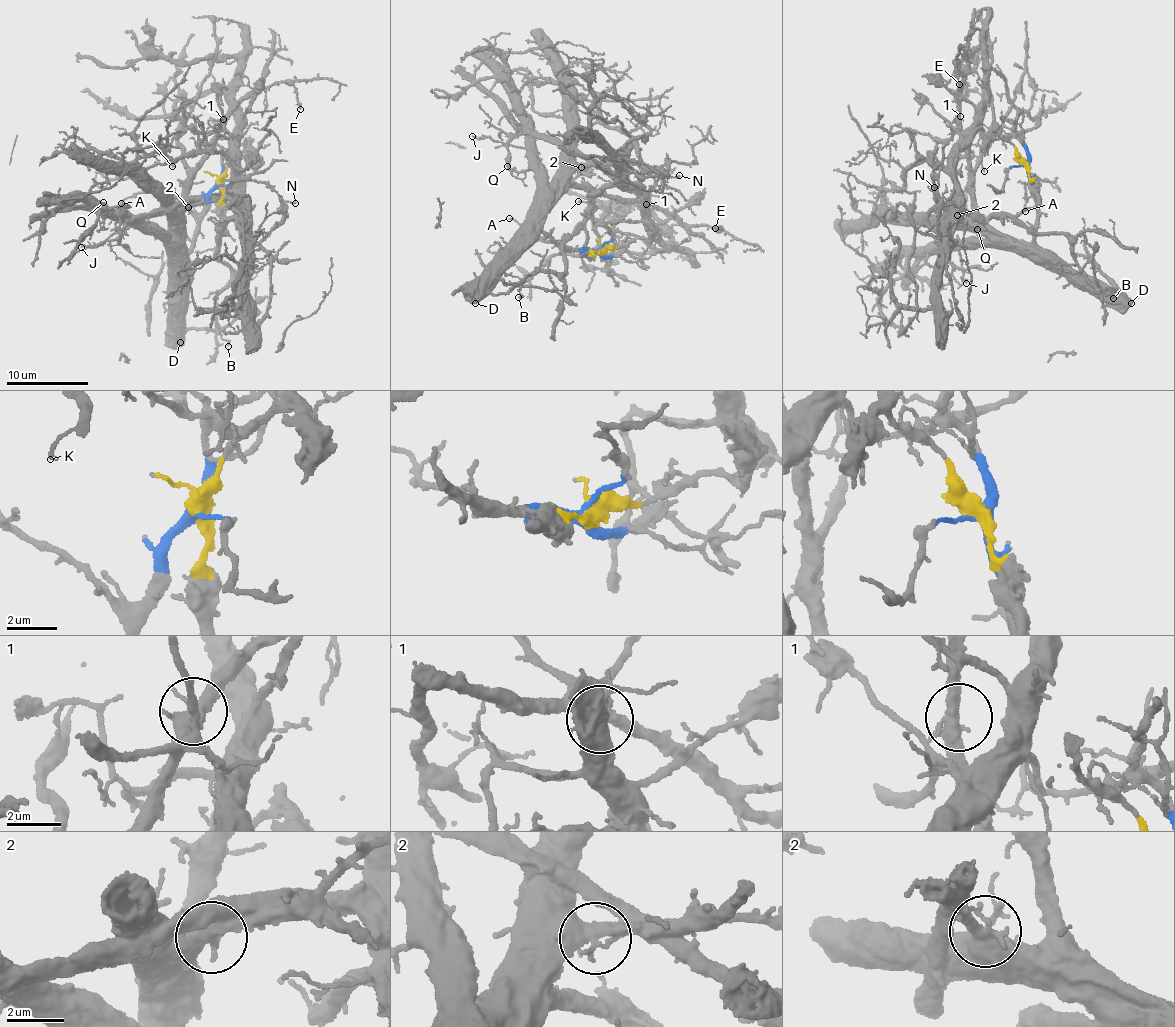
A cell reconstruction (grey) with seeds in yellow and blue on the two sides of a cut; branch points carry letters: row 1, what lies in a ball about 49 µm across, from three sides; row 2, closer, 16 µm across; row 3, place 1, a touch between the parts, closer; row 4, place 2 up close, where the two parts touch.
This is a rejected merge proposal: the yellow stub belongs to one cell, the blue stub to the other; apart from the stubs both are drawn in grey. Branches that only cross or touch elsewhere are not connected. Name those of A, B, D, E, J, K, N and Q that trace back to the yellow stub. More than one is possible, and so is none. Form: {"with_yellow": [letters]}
{"with_yellow": []}

